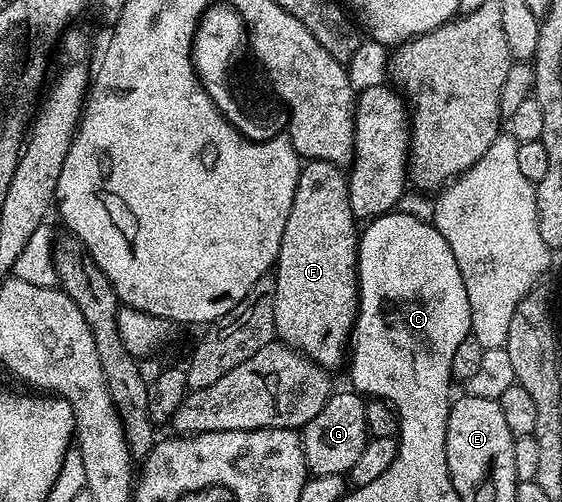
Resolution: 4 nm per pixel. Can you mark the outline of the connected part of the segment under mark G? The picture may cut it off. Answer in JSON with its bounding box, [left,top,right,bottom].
[301,389,368,476]

